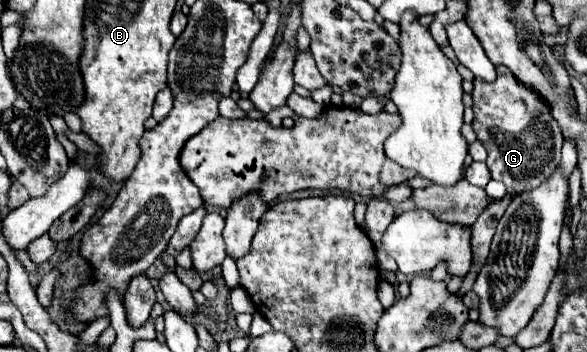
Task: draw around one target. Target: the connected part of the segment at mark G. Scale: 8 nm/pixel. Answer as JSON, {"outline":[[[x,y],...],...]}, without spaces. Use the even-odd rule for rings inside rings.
{"outline":[[[497,66],[495,82],[473,82],[473,130],[487,148],[487,166],[493,180],[501,180],[509,194],[519,194],[537,188],[541,180],[547,180],[561,160],[563,134],[557,120],[551,116],[549,104],[523,86],[509,68]]]}

